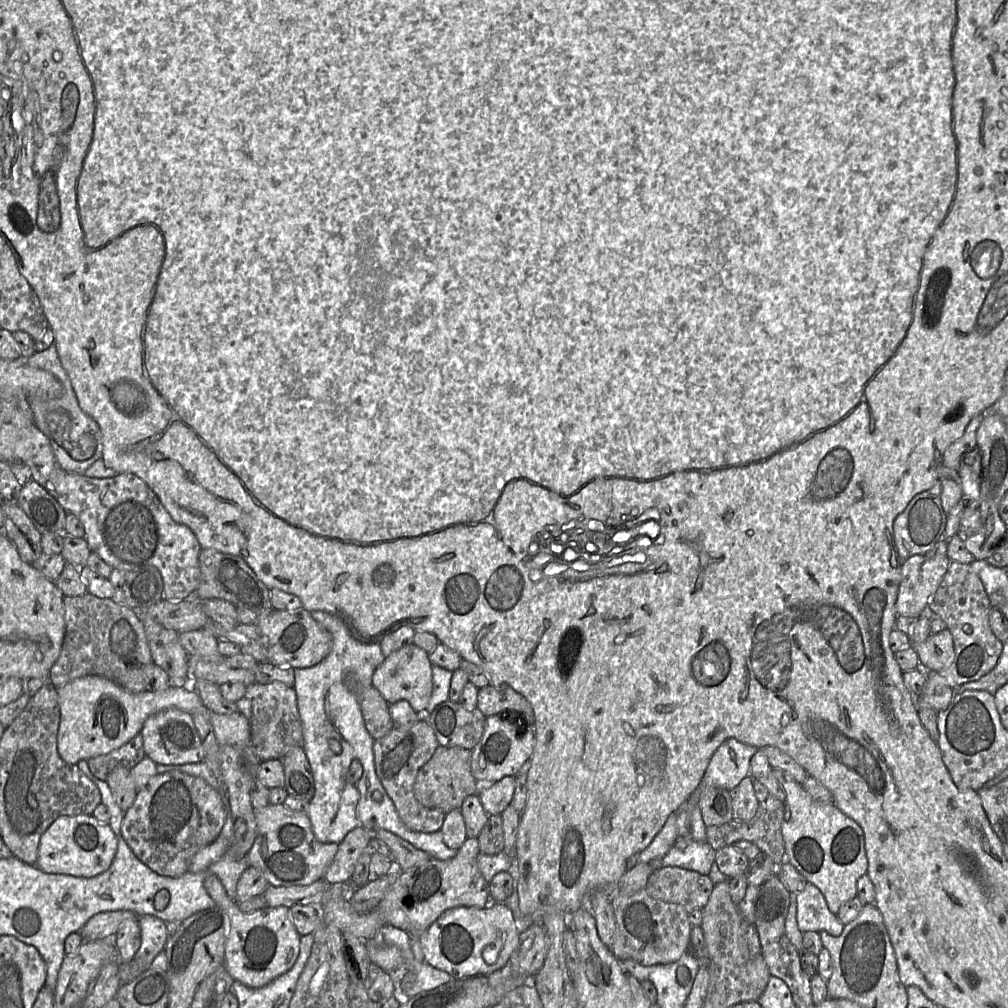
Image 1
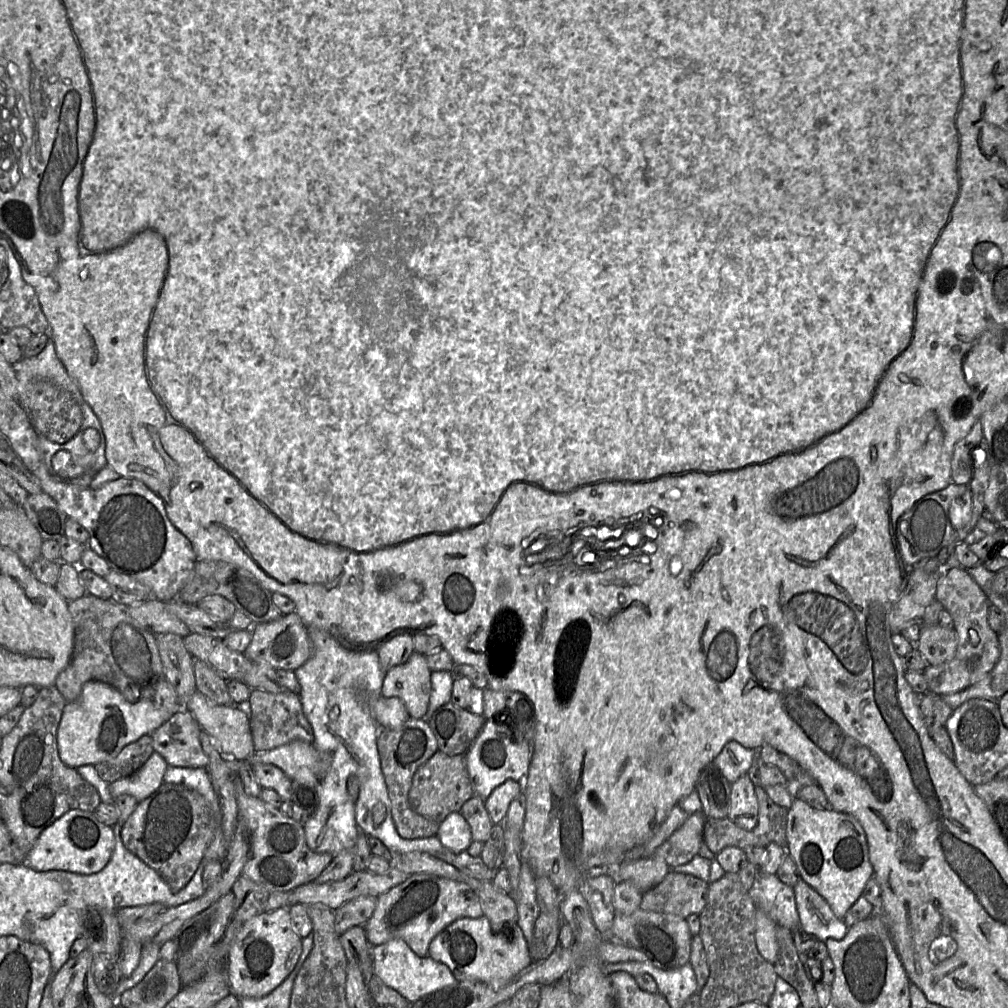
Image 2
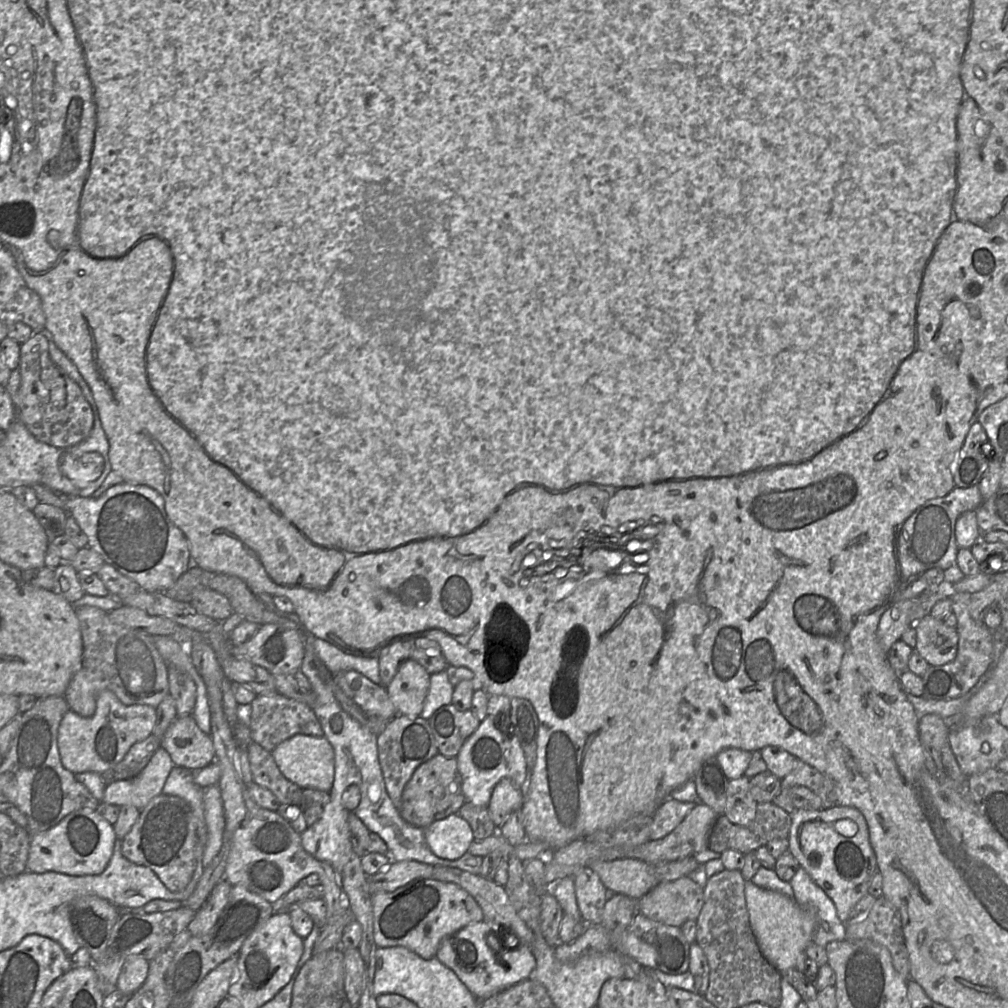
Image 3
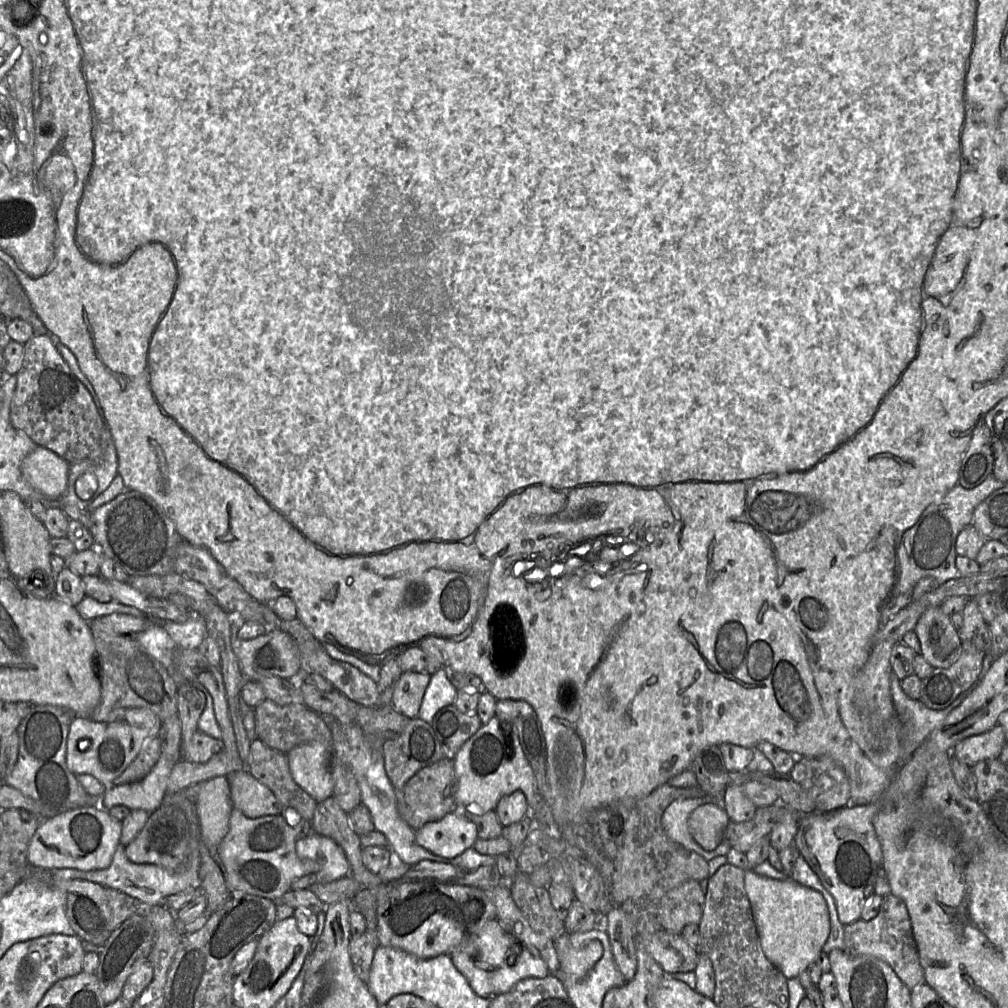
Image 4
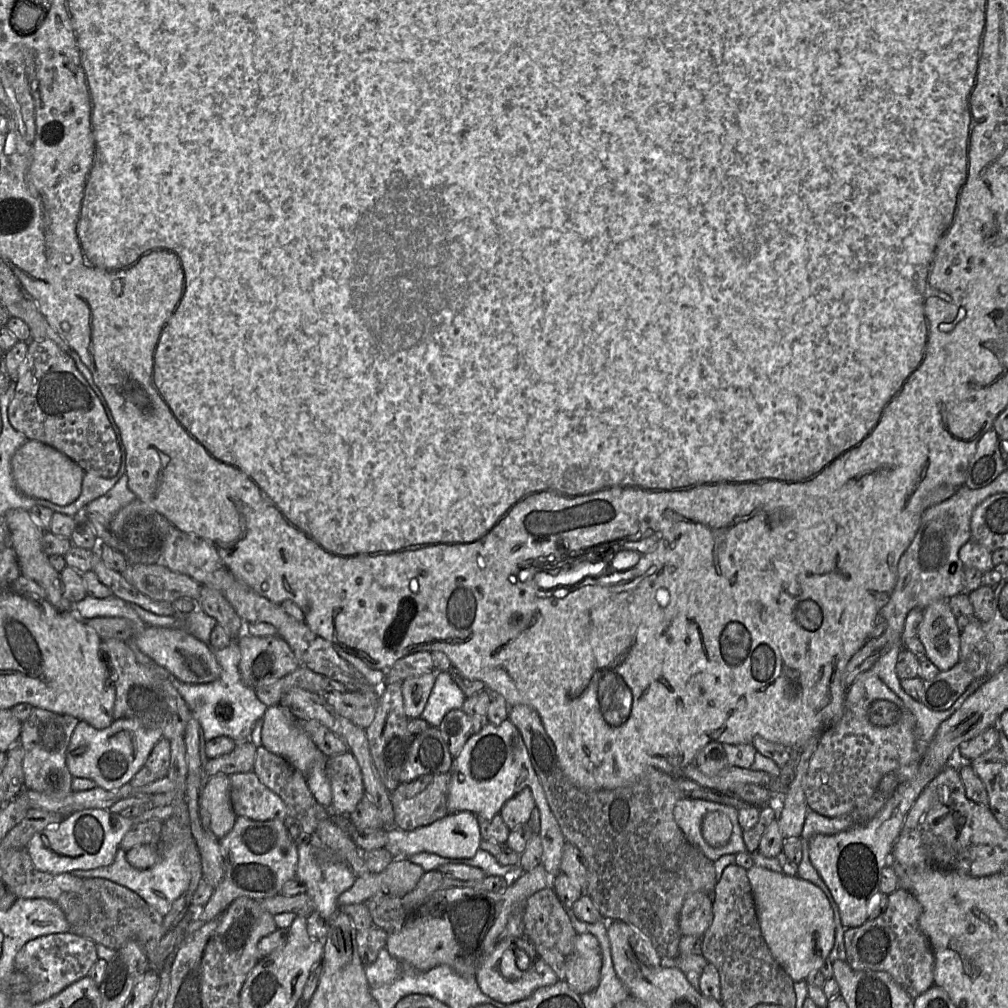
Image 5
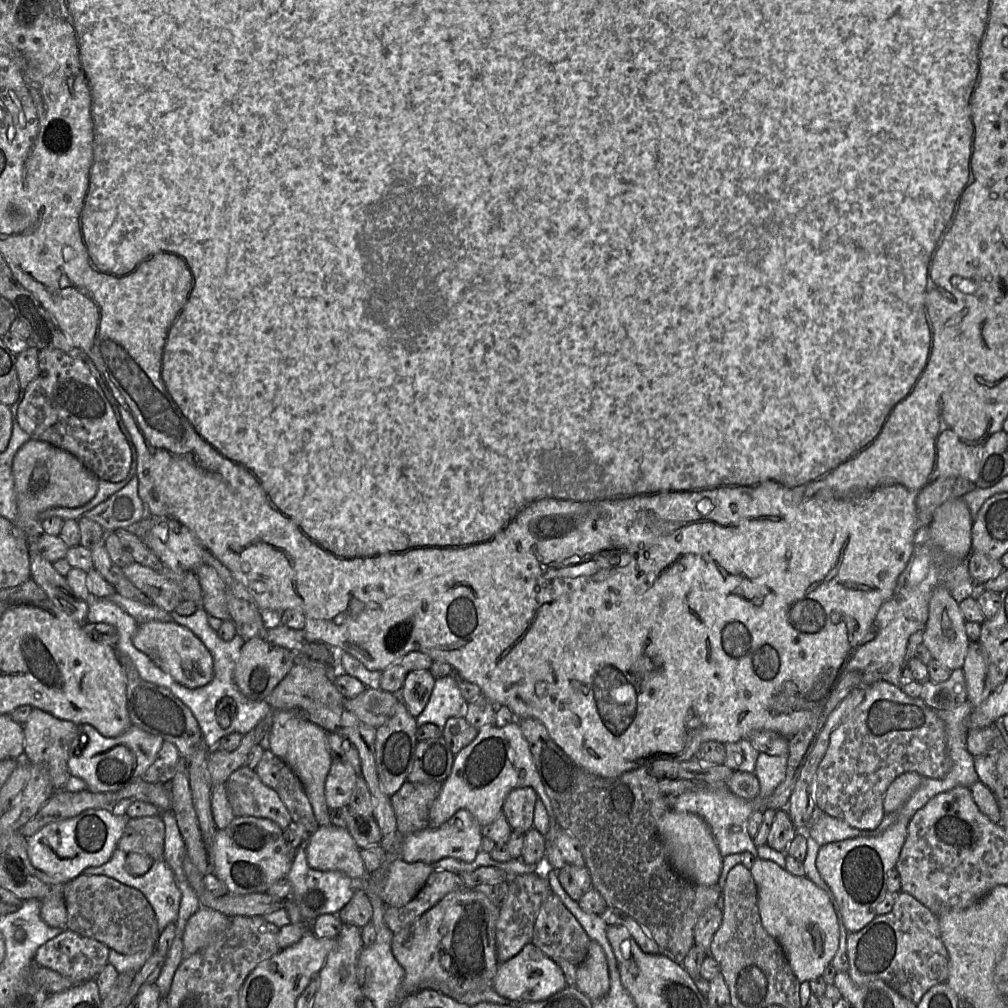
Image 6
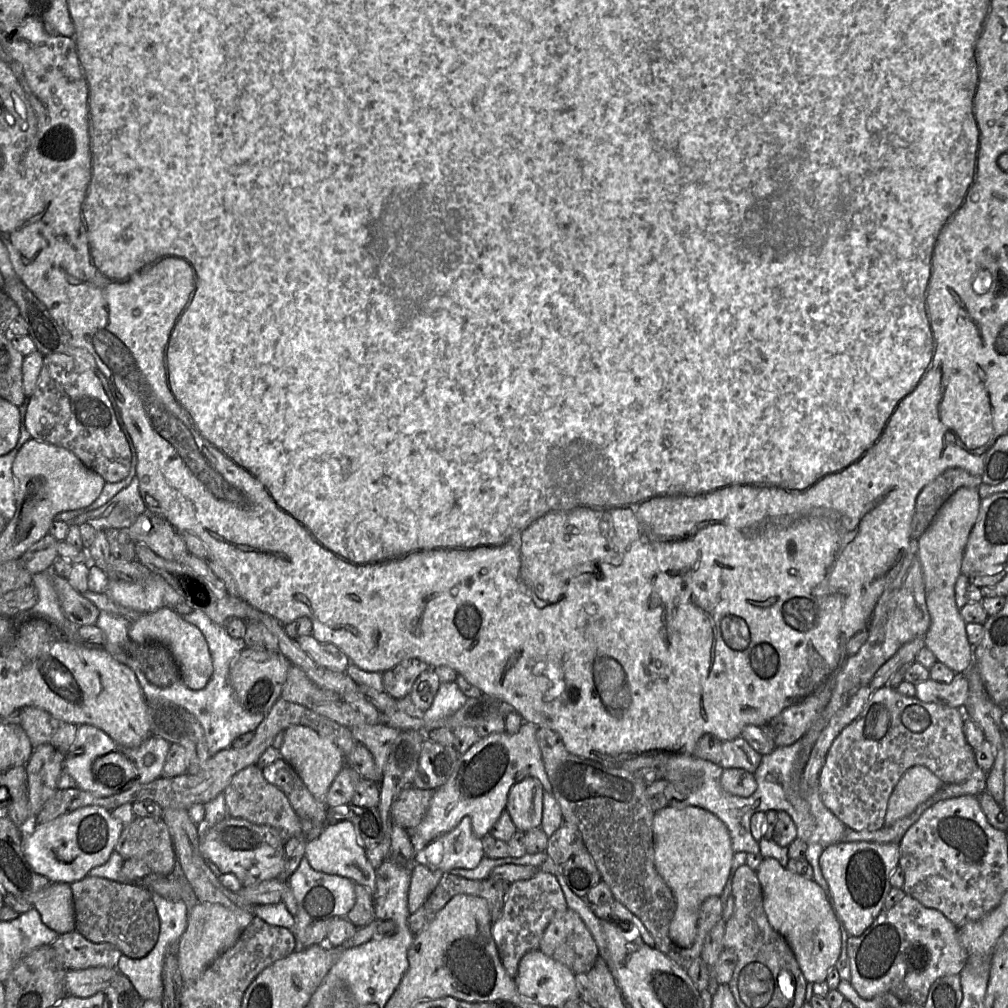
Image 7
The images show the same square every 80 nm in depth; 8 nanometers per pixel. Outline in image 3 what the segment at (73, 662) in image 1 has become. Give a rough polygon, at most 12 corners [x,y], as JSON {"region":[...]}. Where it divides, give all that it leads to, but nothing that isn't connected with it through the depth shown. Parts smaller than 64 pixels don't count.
{"region":[[75,607],[83,656],[63,695],[91,717],[111,691],[126,706],[169,695],[154,636]]}

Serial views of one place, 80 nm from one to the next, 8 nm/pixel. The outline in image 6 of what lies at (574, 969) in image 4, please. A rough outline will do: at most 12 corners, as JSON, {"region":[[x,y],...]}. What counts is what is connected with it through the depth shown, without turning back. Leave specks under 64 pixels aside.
{"region":[[591,940],[575,987],[590,1000],[609,991],[607,960]]}

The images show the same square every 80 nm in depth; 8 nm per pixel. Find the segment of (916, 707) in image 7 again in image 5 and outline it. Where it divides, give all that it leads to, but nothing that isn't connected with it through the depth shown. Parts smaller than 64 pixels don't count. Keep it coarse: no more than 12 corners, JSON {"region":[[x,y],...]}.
{"region":[[873,669],[804,777],[809,809],[858,813],[921,758],[913,713]]}

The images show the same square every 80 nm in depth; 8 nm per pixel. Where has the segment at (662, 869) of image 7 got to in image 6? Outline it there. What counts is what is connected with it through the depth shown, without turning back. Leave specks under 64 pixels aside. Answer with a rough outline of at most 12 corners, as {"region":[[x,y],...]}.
{"region":[[671,808],[658,829],[670,863],[718,884],[723,856],[701,816]]}

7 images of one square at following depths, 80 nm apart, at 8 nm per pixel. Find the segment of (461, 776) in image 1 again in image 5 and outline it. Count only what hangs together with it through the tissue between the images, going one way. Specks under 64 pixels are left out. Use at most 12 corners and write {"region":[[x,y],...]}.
{"region":[[451,773],[391,792],[394,826],[414,830],[449,814]]}

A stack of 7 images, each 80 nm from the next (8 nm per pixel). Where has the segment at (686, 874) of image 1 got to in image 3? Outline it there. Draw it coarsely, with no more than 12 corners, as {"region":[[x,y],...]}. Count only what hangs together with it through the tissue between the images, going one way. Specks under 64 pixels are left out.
{"region":[[690,877],[660,882],[638,902],[651,920],[698,919],[704,887]]}

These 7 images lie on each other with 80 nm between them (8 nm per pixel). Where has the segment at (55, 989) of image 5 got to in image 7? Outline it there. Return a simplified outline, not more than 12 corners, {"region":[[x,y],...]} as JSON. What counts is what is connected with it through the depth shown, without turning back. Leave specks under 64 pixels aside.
{"region":[[76,930],[51,946],[68,970],[114,968],[123,953]]}

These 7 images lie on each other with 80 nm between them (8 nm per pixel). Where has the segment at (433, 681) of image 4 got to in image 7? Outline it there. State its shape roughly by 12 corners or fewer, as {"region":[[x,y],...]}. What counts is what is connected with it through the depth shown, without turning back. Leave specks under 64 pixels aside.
{"region":[[440,683],[425,724],[452,715],[467,702],[457,683]]}

